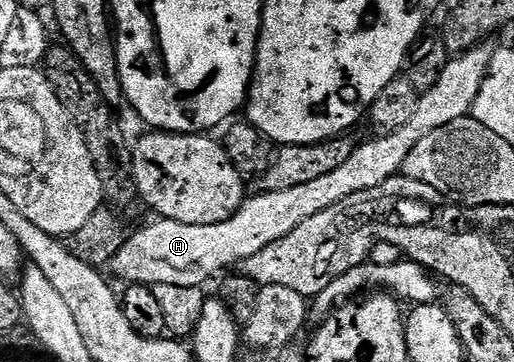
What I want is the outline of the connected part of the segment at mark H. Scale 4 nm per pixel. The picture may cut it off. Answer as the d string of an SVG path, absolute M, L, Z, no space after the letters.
M486 44L474 46L451 57L444 72L440 72L440 80L419 97L416 116L412 116L411 122L392 132L392 136L374 136L363 146L362 143L355 145L352 156L348 156L348 161L340 168L308 184L299 184L297 188L284 188L284 192L255 193L255 198L254 195L249 197L231 218L220 224L180 224L176 220L159 217L154 220L158 222L150 222L143 230L135 234L133 231L127 237L108 264L109 269L114 269L115 276L123 278L123 283L135 286L153 288L156 284L180 284L180 288L205 287L209 278L217 279L248 256L256 256L260 248L276 244L276 240L288 236L292 228L300 228L304 220L312 220L316 212L324 212L324 208L332 208L332 204L340 204L340 200L348 200L348 196L356 196L356 192L380 188L380 184L401 171L412 148L416 148L425 136L467 117L473 111L474 101L476 96L480 96L495 55L495 51L488 47Z

